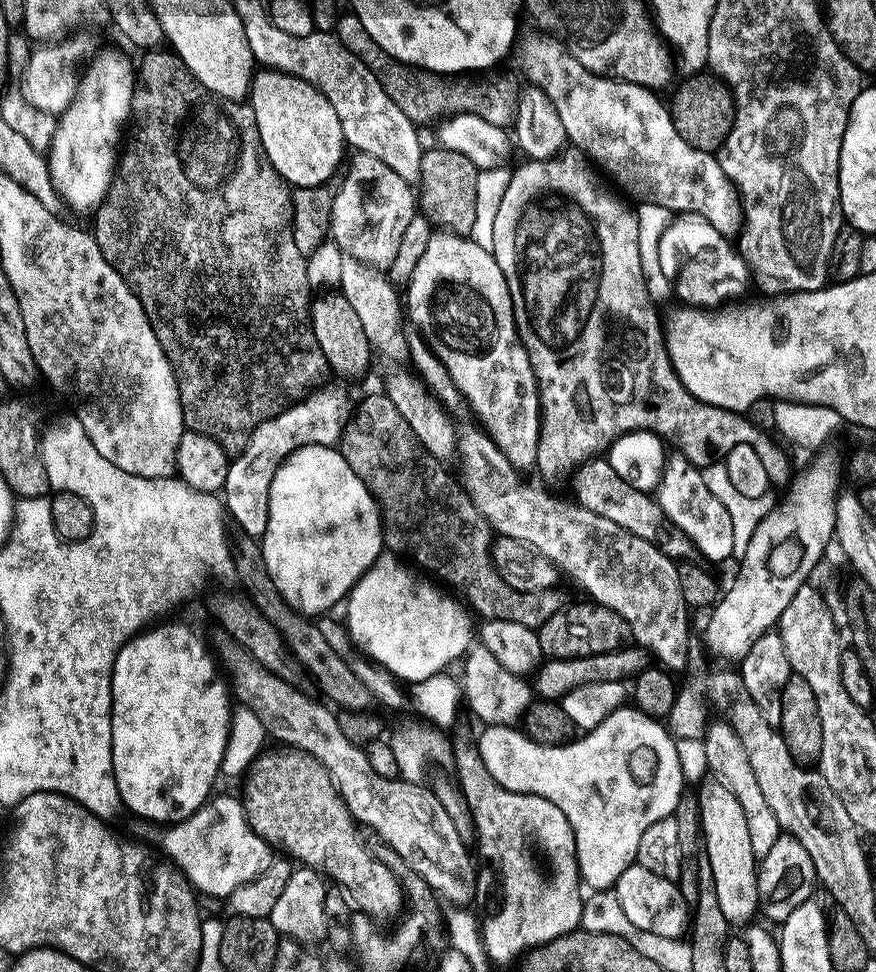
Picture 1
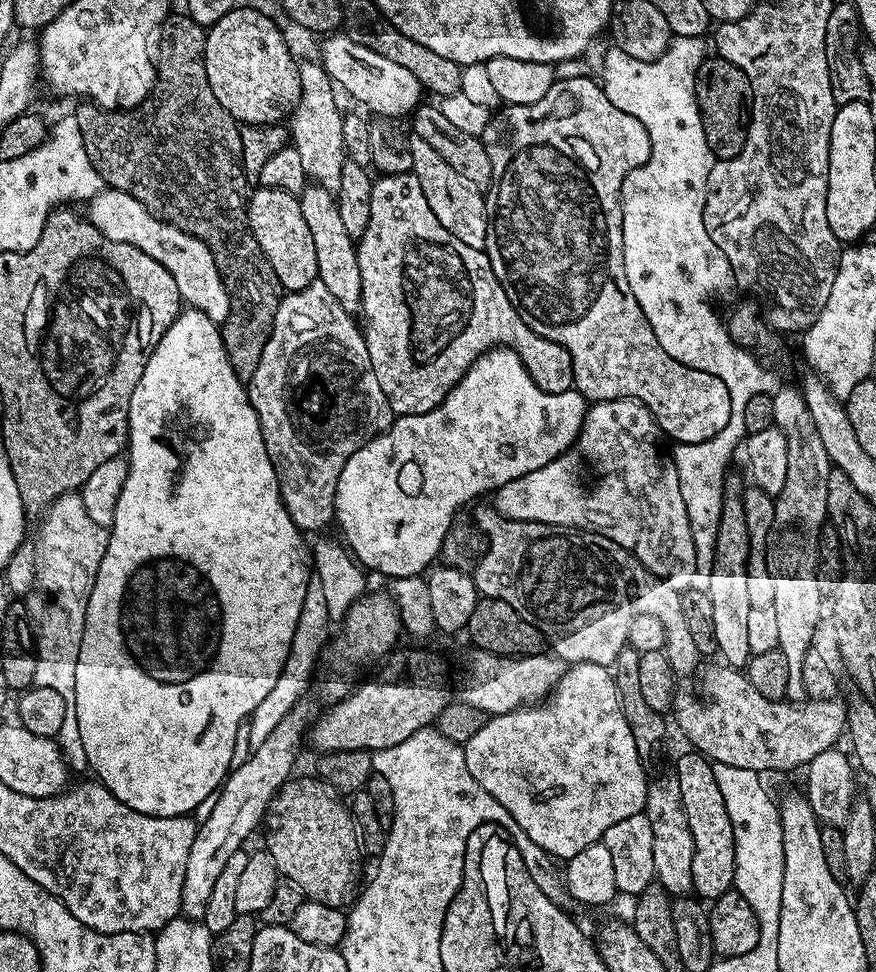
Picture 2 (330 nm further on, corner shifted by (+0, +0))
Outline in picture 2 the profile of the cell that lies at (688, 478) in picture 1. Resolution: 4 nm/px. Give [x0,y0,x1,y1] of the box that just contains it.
[494,400,696,590]

